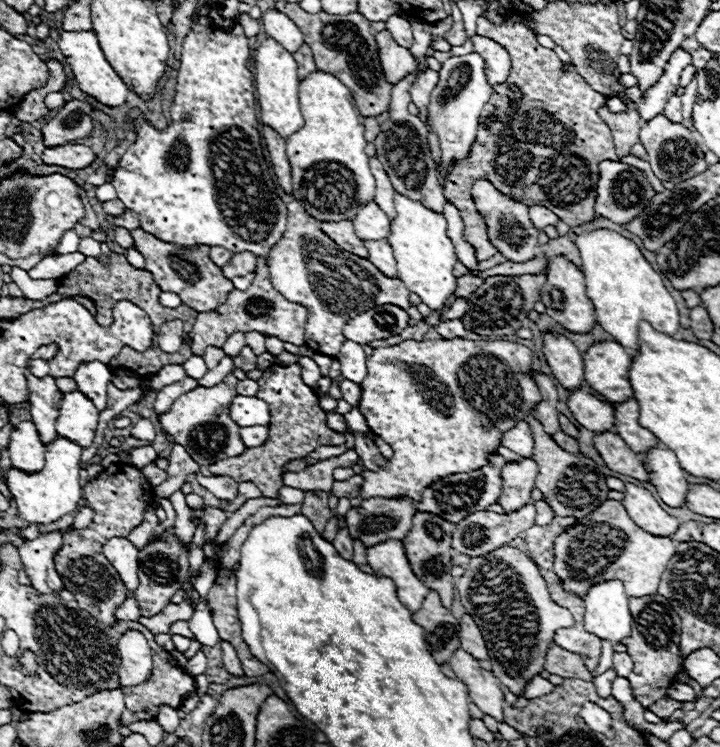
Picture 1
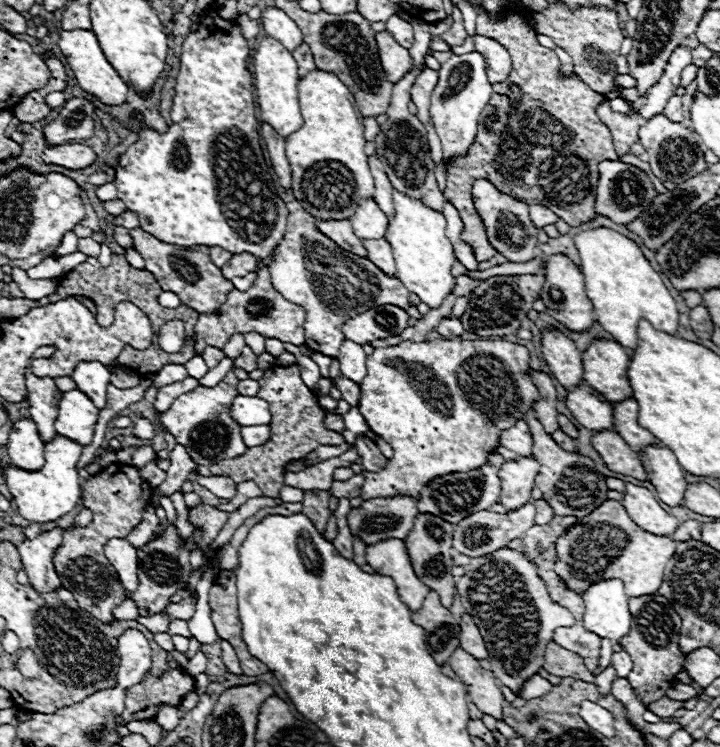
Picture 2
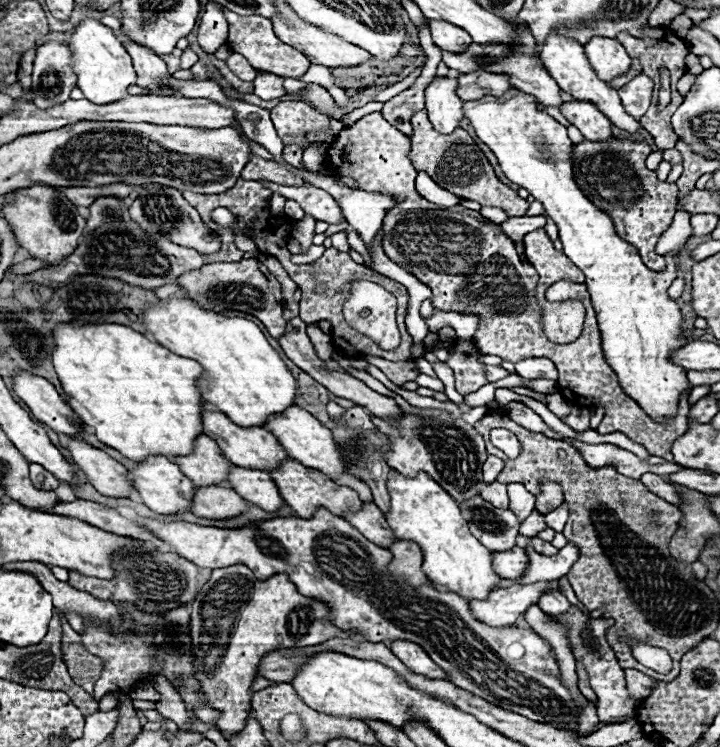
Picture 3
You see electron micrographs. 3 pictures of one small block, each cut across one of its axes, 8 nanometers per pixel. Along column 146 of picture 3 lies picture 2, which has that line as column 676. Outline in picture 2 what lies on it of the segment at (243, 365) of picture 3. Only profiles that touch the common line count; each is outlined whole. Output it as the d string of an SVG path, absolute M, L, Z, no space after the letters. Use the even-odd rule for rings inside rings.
M594 228L580 232L574 238L574 244L580 252L582 274L586 278L586 294L594 304L596 322L614 336L618 344L628 350L638 346L638 322L648 320L656 330L666 334L676 334L678 330L678 310L676 302L666 290L658 272L644 258L636 242L626 236L608 230Z

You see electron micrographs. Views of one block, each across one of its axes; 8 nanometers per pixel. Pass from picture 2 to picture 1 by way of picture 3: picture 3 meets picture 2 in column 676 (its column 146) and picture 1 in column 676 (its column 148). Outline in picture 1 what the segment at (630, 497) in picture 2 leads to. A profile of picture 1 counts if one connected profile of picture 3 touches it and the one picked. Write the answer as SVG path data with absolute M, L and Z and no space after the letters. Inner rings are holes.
M626 484L626 492L624 492L622 504L628 510L630 518L642 530L646 530L650 534L672 536L680 526L680 522L674 516L670 516L668 512L662 510L660 502L646 488L640 488L640 486L634 486L634 484Z

